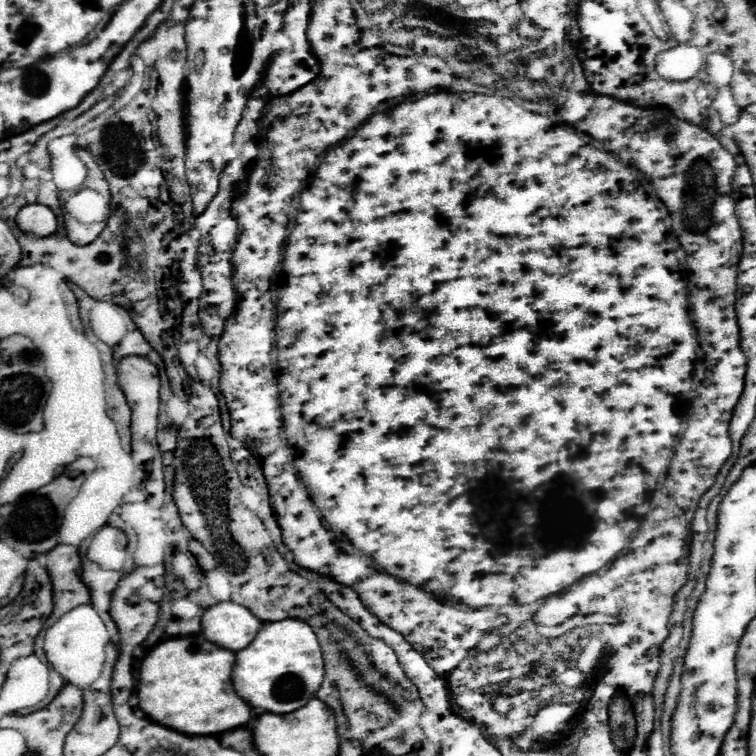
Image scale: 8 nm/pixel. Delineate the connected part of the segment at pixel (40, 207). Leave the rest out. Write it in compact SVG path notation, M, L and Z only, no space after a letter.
M26 204L16 216L16 224L22 232L34 236L50 236L58 226L54 212L44 204Z

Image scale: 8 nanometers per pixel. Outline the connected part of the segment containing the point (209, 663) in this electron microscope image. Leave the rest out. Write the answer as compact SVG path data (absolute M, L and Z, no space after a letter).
M182 636L170 638L156 644L148 656L142 660L140 680L138 680L138 698L140 708L158 724L164 724L172 730L190 736L220 736L228 730L236 730L246 726L252 720L252 708L236 694L232 688L232 666L236 662L234 652L220 648L200 636Z

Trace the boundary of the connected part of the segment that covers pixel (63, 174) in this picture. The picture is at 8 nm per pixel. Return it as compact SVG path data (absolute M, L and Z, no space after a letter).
M62 136L50 142L52 180L58 188L80 188L86 176L86 166L76 158L74 136Z

